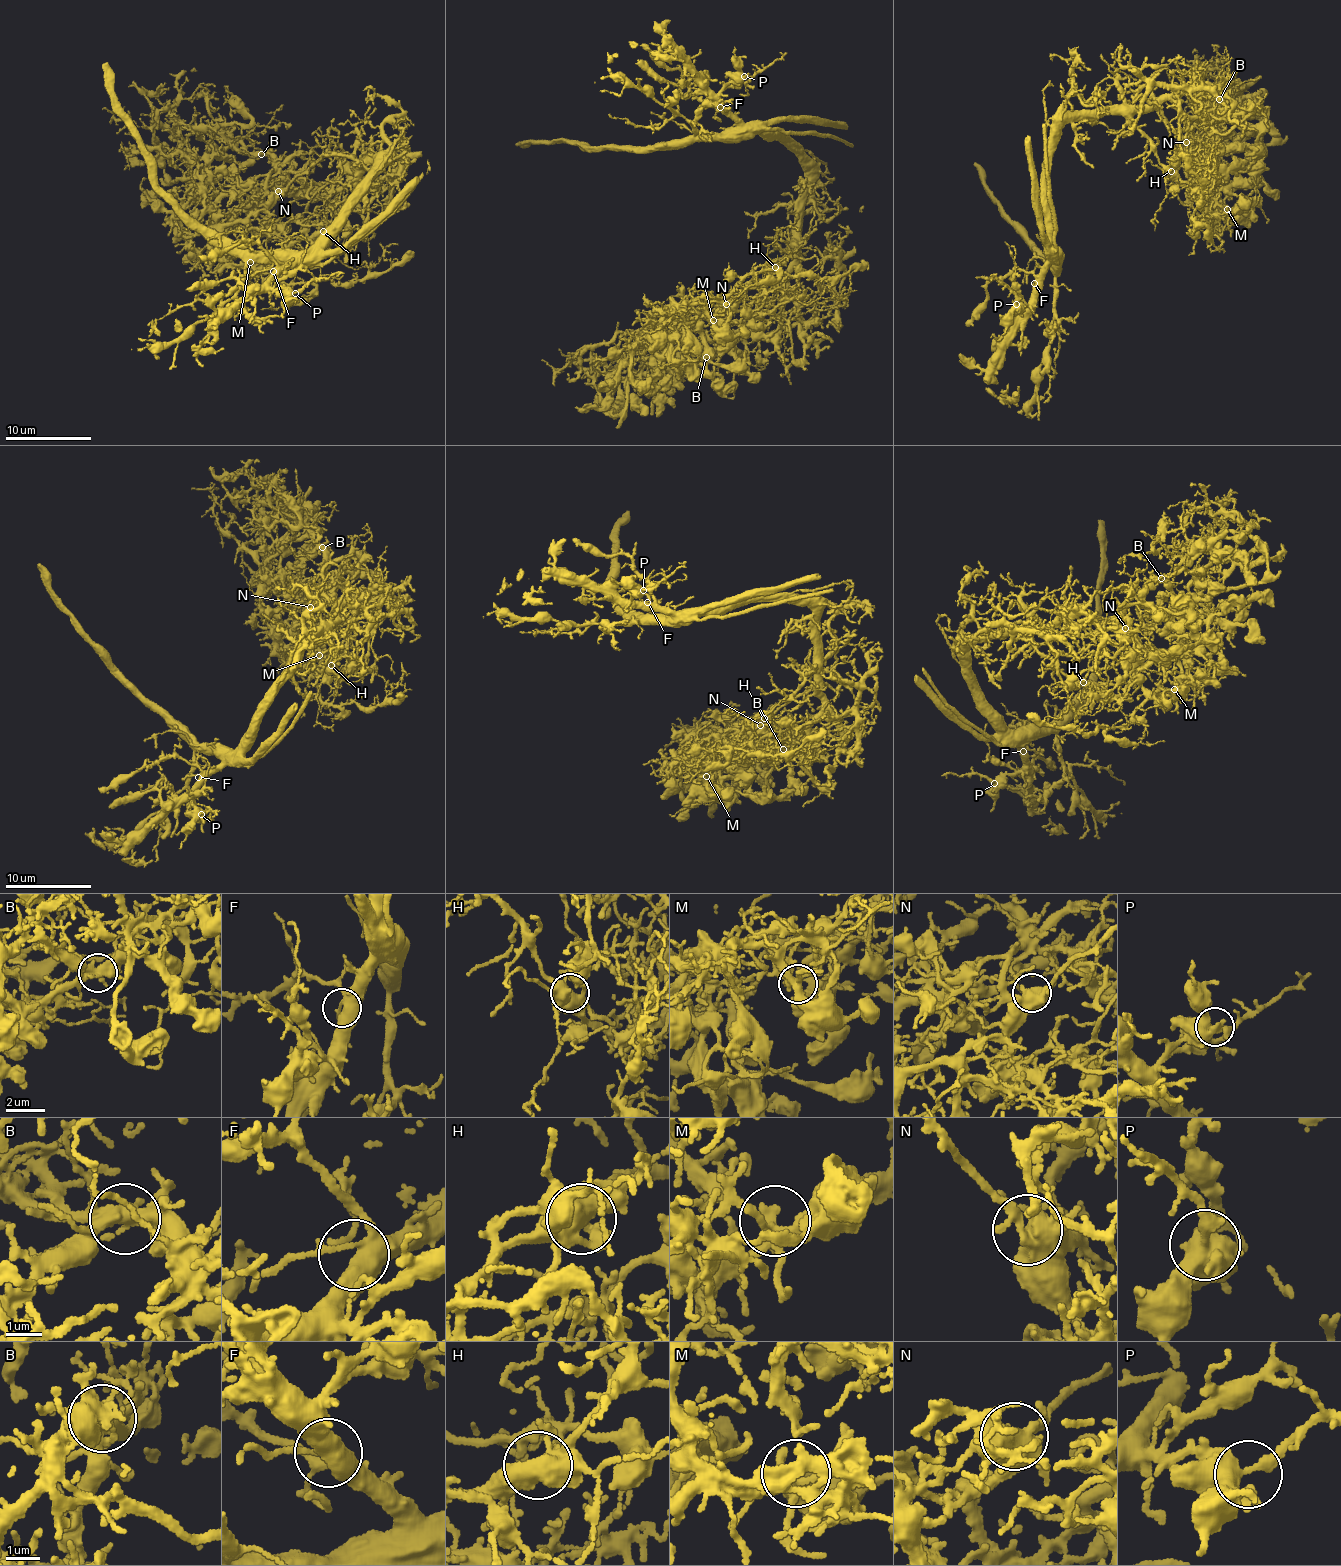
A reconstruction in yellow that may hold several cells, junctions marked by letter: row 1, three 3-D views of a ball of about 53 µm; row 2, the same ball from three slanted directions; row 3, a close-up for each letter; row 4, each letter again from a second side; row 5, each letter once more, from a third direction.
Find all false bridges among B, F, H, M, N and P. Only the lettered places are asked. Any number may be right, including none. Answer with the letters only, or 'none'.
B, H, N

